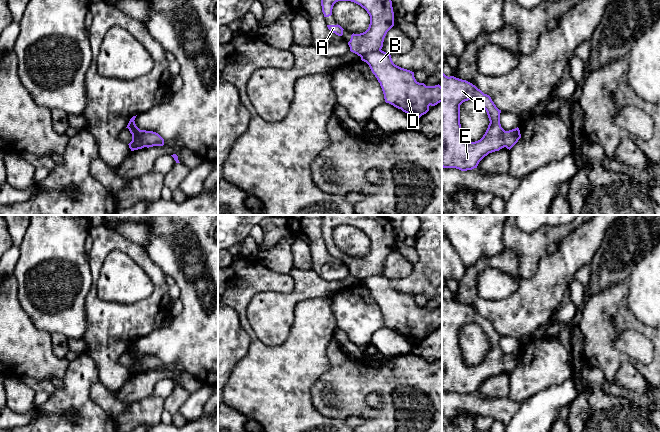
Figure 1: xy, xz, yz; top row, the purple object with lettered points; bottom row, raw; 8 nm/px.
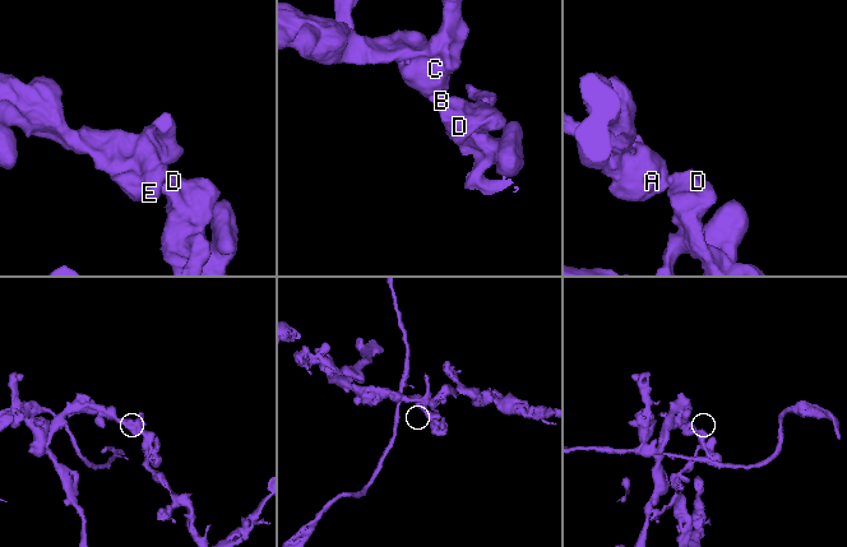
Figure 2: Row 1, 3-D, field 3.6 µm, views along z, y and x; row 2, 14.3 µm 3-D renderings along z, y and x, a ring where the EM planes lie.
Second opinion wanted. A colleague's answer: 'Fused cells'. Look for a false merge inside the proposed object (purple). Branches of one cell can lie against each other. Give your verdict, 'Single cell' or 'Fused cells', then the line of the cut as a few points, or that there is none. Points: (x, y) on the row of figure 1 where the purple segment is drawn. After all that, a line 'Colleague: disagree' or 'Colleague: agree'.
Fused cells. Split along xz (380, 49), (375, 49), (361, 57)
Colleague: agree

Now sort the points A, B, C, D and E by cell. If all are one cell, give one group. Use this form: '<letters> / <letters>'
A C E / B D

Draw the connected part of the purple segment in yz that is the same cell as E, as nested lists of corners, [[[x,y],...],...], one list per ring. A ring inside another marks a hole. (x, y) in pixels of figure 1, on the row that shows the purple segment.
[[[442,71],[442,167],[472,170],[489,153],[504,148],[505,130],[500,124],[500,113],[489,95],[472,83],[448,77]],[[468,100],[479,101],[490,121],[483,137],[475,142],[464,139],[460,124],[460,105]]]

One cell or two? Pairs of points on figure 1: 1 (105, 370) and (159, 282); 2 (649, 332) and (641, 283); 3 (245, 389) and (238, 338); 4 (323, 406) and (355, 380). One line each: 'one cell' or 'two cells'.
1: one cell
2: two cells
3: two cells
4: one cell

